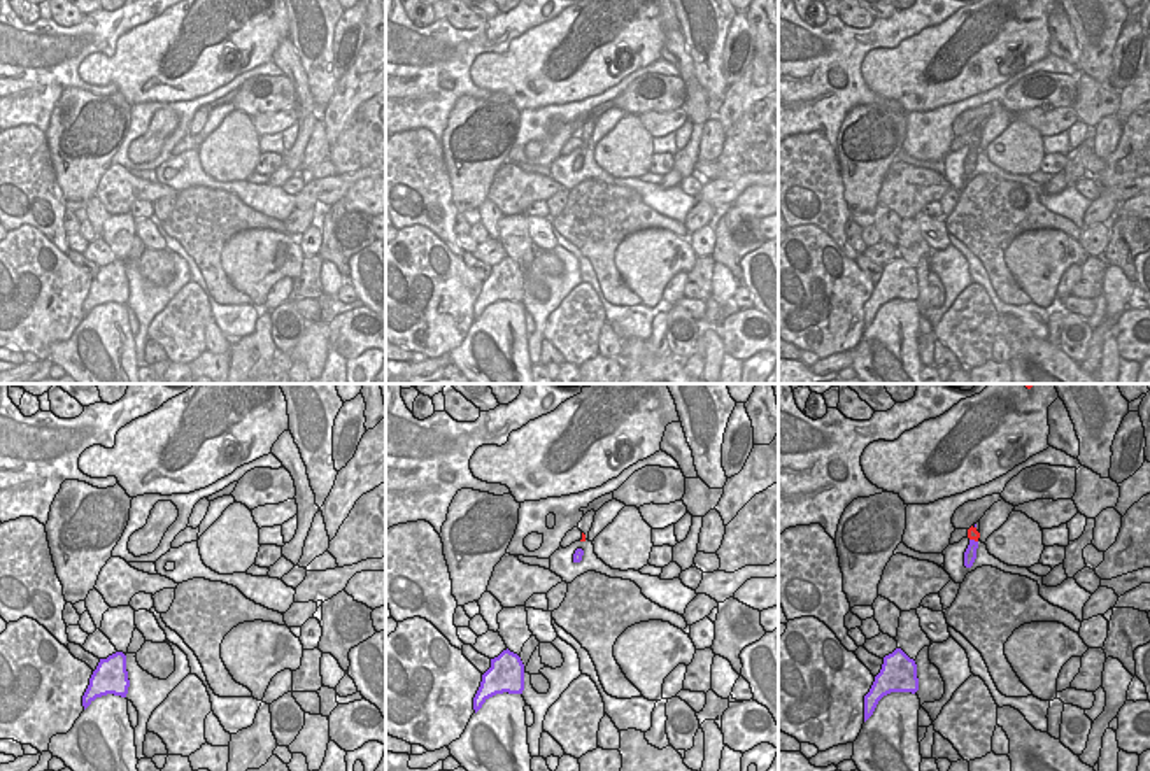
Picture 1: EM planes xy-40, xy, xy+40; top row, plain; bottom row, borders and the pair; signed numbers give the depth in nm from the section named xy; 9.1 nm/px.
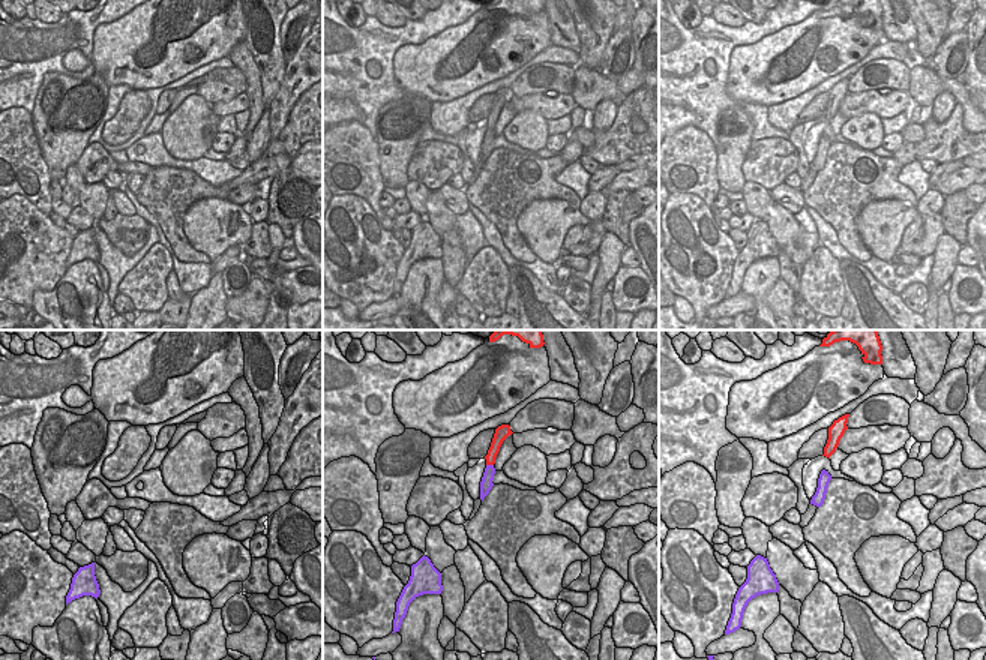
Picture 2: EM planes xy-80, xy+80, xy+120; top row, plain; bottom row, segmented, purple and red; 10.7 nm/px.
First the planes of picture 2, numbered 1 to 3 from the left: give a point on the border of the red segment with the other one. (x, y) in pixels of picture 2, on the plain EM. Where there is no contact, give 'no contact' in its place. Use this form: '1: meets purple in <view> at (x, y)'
1: no contact
2: meets purple in xy+80 at (489, 129)
3: no contact

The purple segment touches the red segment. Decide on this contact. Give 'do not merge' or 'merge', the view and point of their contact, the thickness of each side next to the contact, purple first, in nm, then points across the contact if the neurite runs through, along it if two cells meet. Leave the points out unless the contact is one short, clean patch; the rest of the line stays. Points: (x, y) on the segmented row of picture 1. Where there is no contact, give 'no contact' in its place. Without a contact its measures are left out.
do not merge; contact xy+40 (973, 540); calibres 120 and 100 nm

